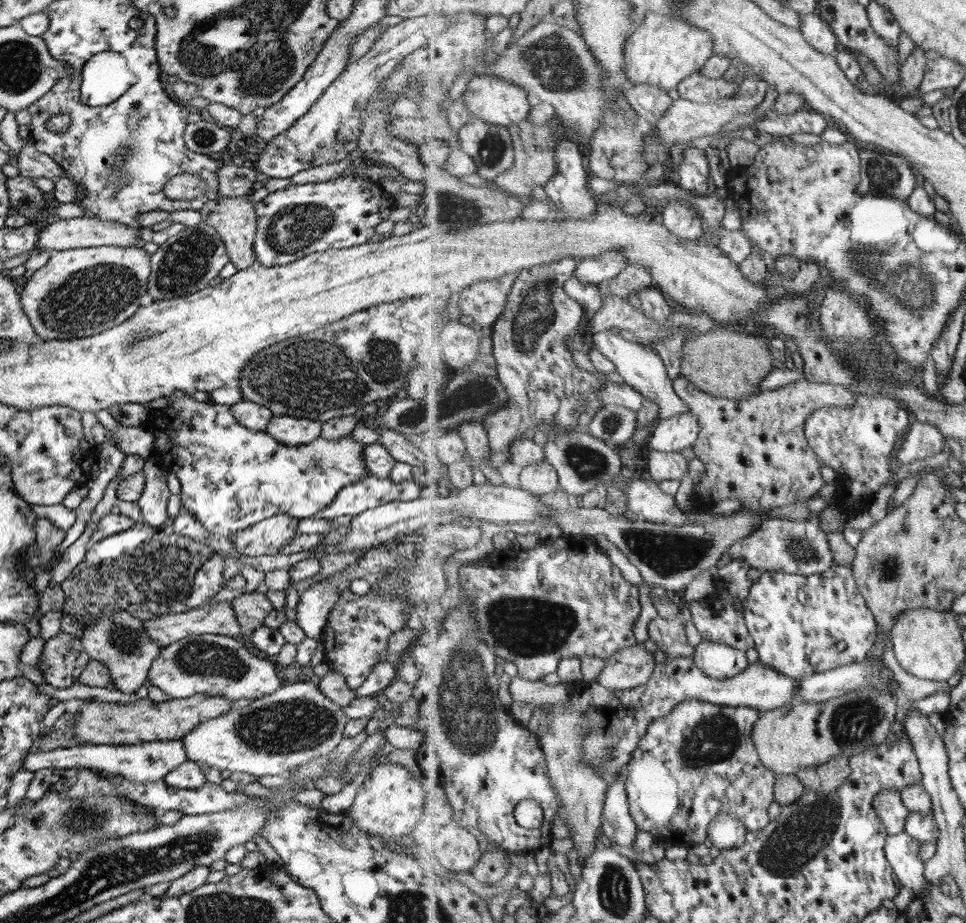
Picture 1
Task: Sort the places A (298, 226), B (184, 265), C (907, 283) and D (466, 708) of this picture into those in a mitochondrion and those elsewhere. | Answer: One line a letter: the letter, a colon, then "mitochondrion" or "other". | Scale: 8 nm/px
A: mitochondrion
B: mitochondrion
C: mitochondrion
D: mitochondrion

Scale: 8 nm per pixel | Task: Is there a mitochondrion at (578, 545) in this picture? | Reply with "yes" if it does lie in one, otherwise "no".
no

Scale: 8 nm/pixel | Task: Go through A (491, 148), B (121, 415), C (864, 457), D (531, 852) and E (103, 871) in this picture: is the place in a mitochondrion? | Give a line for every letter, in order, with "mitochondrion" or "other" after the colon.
A: mitochondrion
B: other
C: mitochondrion
D: other
E: mitochondrion

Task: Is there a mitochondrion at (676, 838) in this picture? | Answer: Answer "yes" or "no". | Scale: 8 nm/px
no

